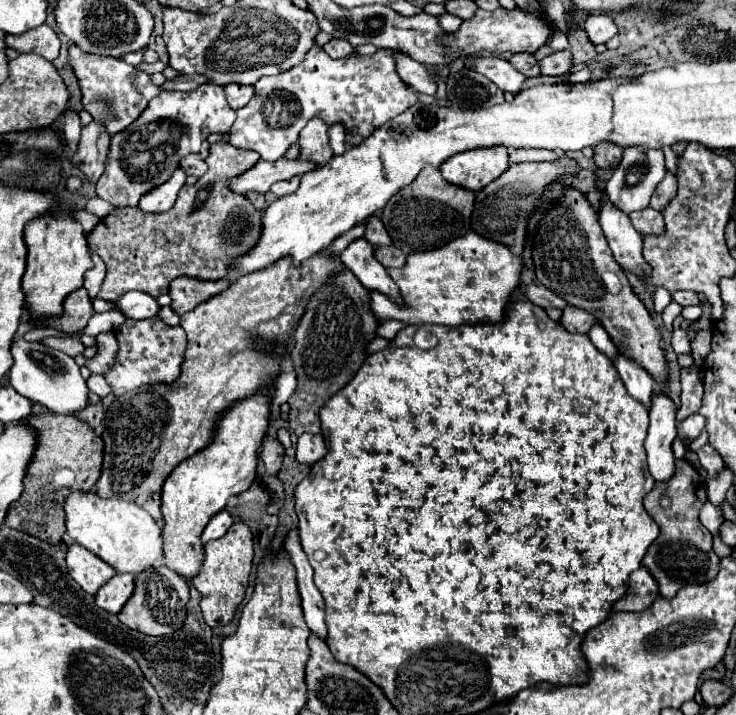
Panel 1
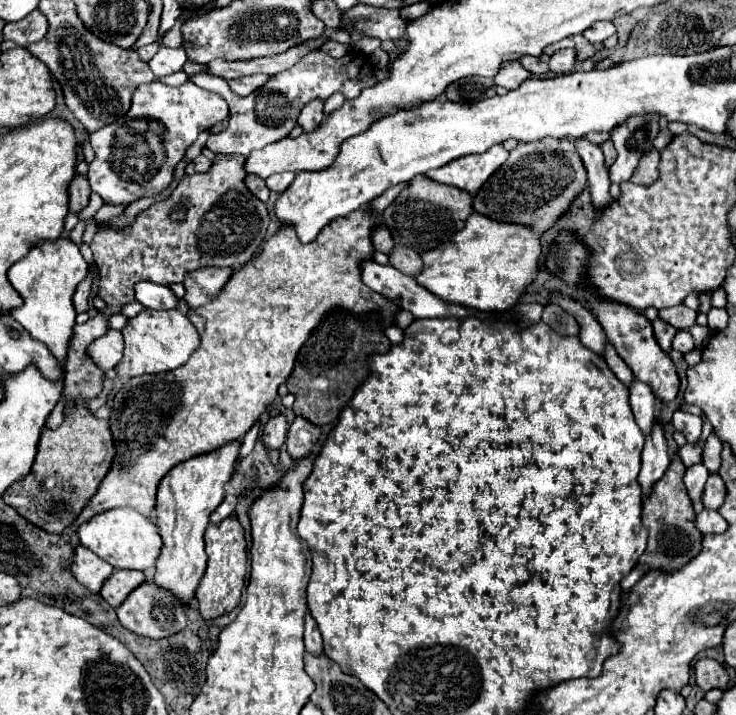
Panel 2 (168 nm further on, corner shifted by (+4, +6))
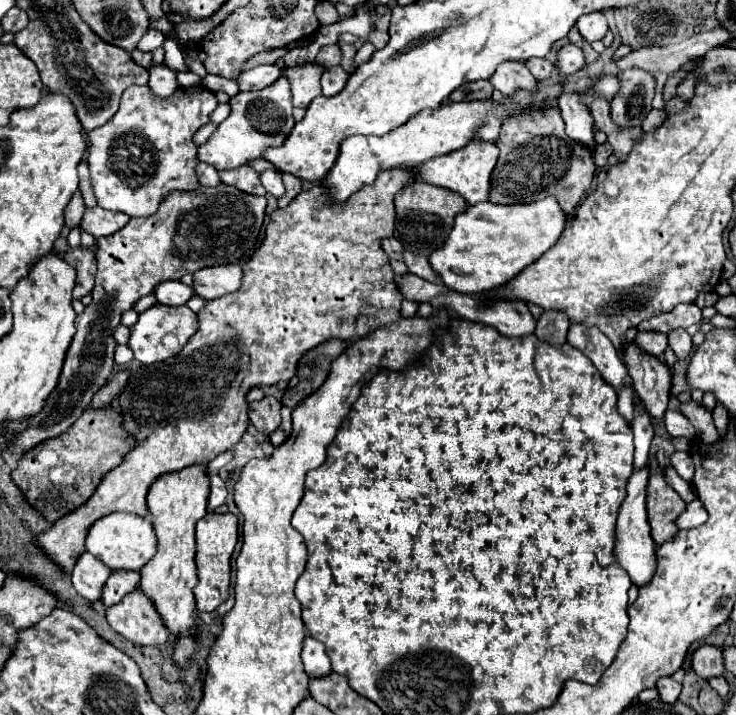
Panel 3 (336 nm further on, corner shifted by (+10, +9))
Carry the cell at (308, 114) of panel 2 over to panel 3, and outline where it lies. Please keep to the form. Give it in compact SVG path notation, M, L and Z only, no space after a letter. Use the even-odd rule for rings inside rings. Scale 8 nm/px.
M307 62L299 64L293 68L283 70L291 82L291 92L293 92L293 106L307 110L307 106L321 96L321 84L319 78L323 74L323 68L317 62Z

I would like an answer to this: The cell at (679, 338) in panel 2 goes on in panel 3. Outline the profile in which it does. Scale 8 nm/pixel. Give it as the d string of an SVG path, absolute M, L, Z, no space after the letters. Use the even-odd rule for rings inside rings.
M673 330L667 334L667 340L669 340L669 348L675 352L675 356L679 360L687 358L693 350L693 344L691 344L691 336L687 334L687 330Z

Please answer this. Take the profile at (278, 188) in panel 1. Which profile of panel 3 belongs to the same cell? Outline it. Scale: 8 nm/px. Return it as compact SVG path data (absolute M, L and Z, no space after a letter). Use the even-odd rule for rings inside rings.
M269 168L269 170L263 170L261 172L261 184L265 186L265 190L277 198L283 196L285 188L283 188L283 180L281 180L281 172L275 170L275 168Z

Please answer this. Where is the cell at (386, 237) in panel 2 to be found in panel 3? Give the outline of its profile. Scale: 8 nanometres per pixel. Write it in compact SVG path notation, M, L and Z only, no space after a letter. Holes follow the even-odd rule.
M383 238L383 240L381 240L381 248L383 248L383 252L385 252L389 258L401 260L403 246L401 246L401 244L399 244L395 238Z

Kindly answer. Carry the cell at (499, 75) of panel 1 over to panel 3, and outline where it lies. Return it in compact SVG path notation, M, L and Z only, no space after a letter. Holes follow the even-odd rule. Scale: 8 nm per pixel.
M503 62L501 66L497 66L495 74L489 80L493 88L499 90L503 96L509 96L513 90L519 90L519 88L523 90L537 88L537 80L525 68L523 62Z

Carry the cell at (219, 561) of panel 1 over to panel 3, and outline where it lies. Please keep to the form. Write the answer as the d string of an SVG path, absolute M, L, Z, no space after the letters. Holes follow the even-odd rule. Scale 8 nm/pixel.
M209 512L205 518L197 522L197 574L199 582L195 586L195 600L197 600L197 610L199 612L213 612L217 606L221 606L229 598L229 584L231 584L231 556L237 544L237 516L227 512L227 514L217 514Z

